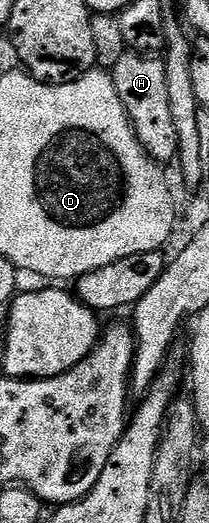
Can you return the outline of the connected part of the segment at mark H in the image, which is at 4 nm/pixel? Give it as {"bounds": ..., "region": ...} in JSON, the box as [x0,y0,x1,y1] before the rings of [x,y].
{"bounds":[111,51,179,163],"region":[[[127,51],[123,55],[123,59],[119,59],[119,63],[115,63],[111,76],[115,83],[115,91],[119,91],[119,99],[127,111],[129,122],[133,124],[133,130],[142,147],[158,163],[166,163],[165,161],[176,162],[177,152],[179,151],[179,131],[175,131],[175,118],[171,115],[171,103],[167,96],[167,71],[165,70],[164,60],[153,55]]]}

